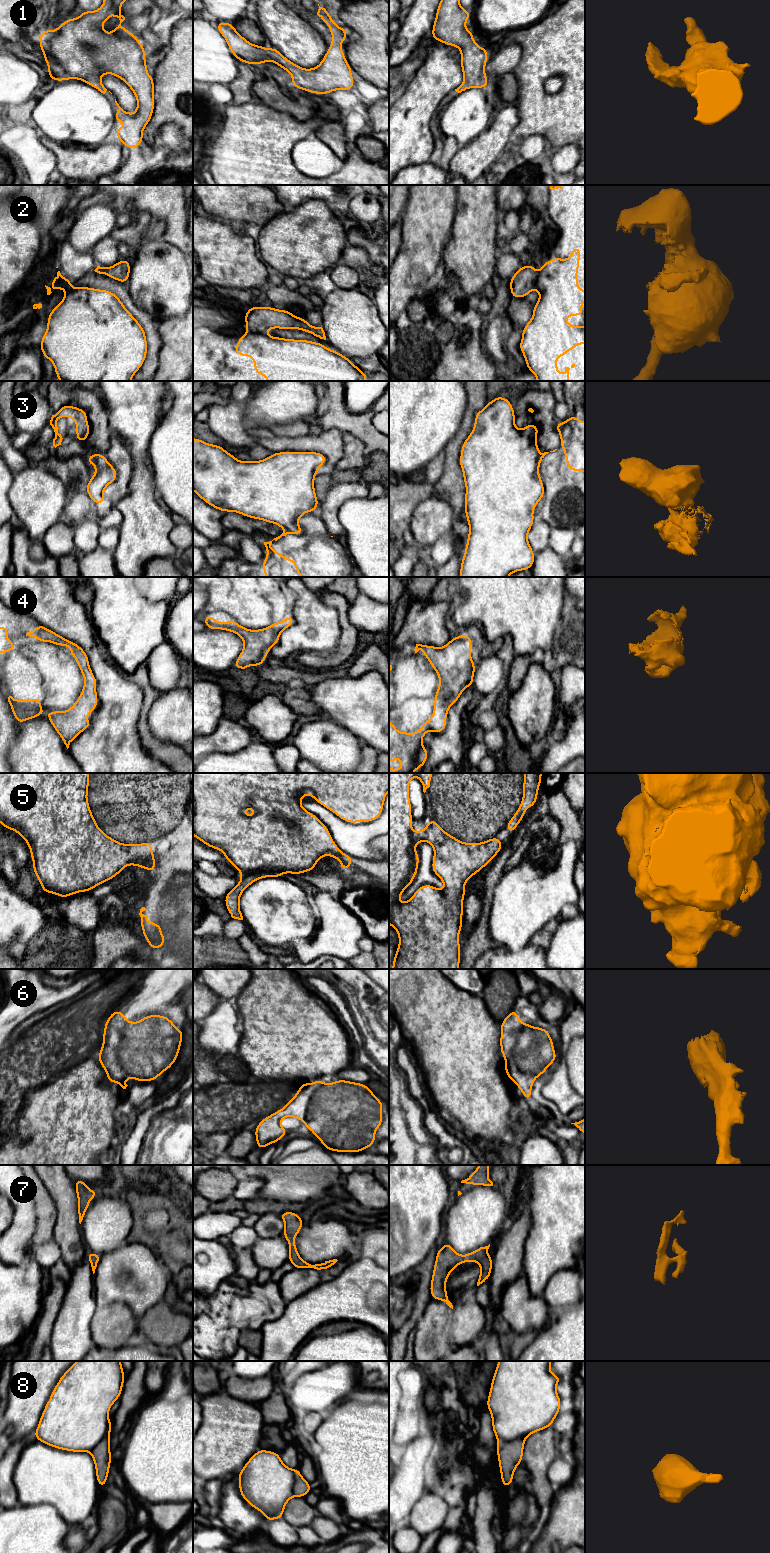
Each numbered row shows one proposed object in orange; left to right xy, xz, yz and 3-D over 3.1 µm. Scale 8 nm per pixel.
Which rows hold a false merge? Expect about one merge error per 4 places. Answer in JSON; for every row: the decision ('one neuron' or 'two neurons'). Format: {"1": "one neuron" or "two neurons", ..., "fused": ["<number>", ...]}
{"1": "one neuron", "2": "two neurons", "3": "two neurons", "4": "one neuron", "5": "two neurons", "6": "one neuron", "7": "one neuron", "8": "two neurons", "fused": ["2", "3", "5", "8"]}

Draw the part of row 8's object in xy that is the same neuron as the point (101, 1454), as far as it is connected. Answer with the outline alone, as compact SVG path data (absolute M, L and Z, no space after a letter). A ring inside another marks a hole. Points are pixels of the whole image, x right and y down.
M114 1419L109 1423L107 1434L90 1452L95 1464L97 1483L100 1488L107 1484L112 1454L110 1452L110 1433Z

